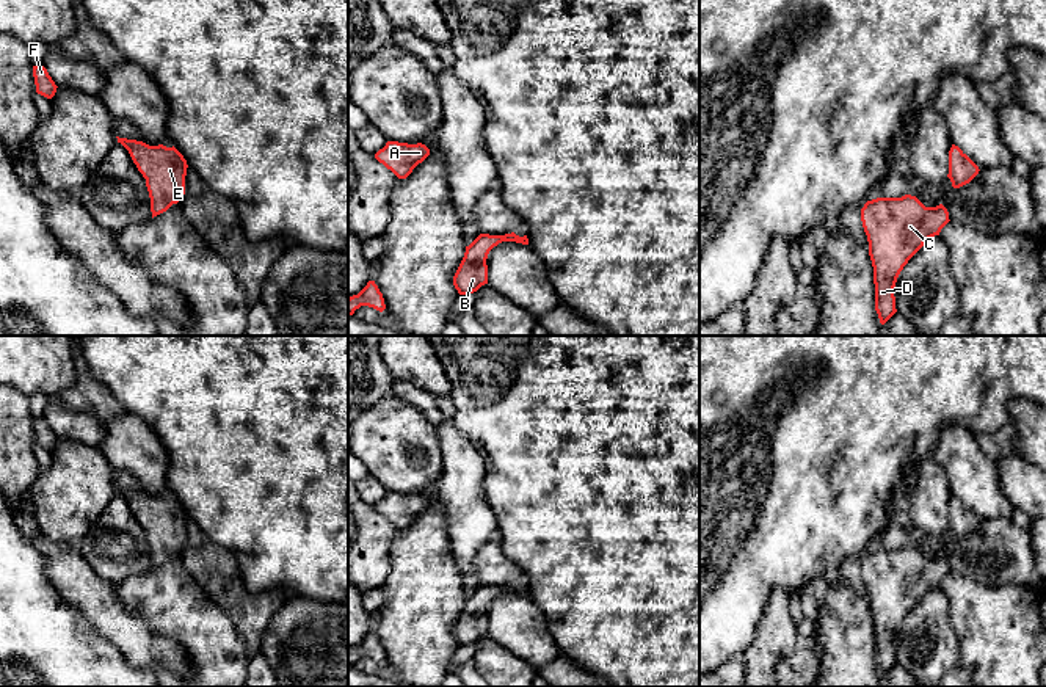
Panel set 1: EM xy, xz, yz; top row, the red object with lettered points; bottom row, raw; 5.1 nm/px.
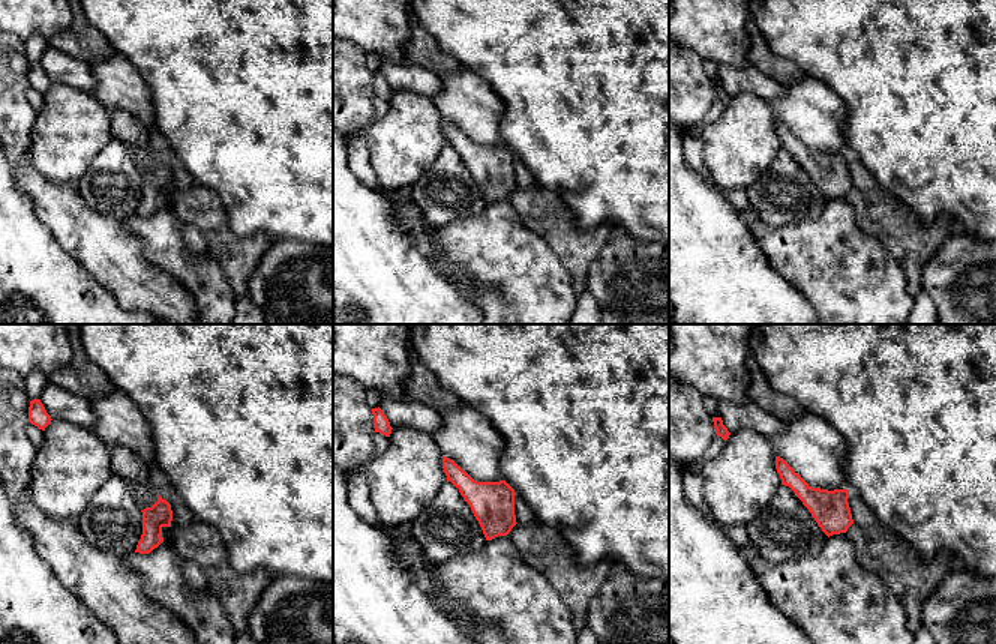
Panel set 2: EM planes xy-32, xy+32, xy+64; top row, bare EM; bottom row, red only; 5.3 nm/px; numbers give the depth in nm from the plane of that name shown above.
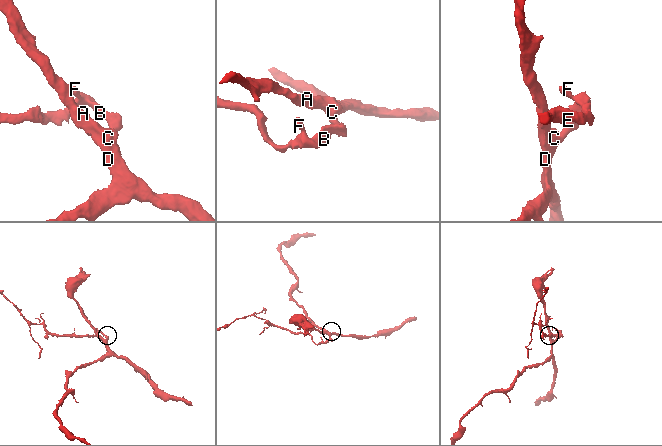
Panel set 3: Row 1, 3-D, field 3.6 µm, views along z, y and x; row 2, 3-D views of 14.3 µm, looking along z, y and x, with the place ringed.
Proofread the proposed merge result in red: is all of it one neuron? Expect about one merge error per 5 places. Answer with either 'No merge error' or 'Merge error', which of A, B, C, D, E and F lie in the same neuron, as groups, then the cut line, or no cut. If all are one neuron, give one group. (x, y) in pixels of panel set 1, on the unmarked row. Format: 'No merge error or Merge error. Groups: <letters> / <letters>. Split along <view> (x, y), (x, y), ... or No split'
No merge error. Groups: A B C D E F. No split

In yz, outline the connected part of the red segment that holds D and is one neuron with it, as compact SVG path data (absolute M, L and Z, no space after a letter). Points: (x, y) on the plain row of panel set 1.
M916 547L877 549L861 560L873 618L875 662L884 676L895 663L894 638L908 612L950 572L939 555L925 558Z

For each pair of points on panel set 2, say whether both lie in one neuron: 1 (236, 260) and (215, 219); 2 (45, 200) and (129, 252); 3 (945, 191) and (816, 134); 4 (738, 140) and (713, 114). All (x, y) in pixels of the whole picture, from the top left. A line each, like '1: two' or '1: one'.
1: one
2: one
3: two
4: two

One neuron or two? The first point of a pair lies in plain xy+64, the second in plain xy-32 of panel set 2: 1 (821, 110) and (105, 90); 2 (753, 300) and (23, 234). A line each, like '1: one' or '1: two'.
1: one
2: one

